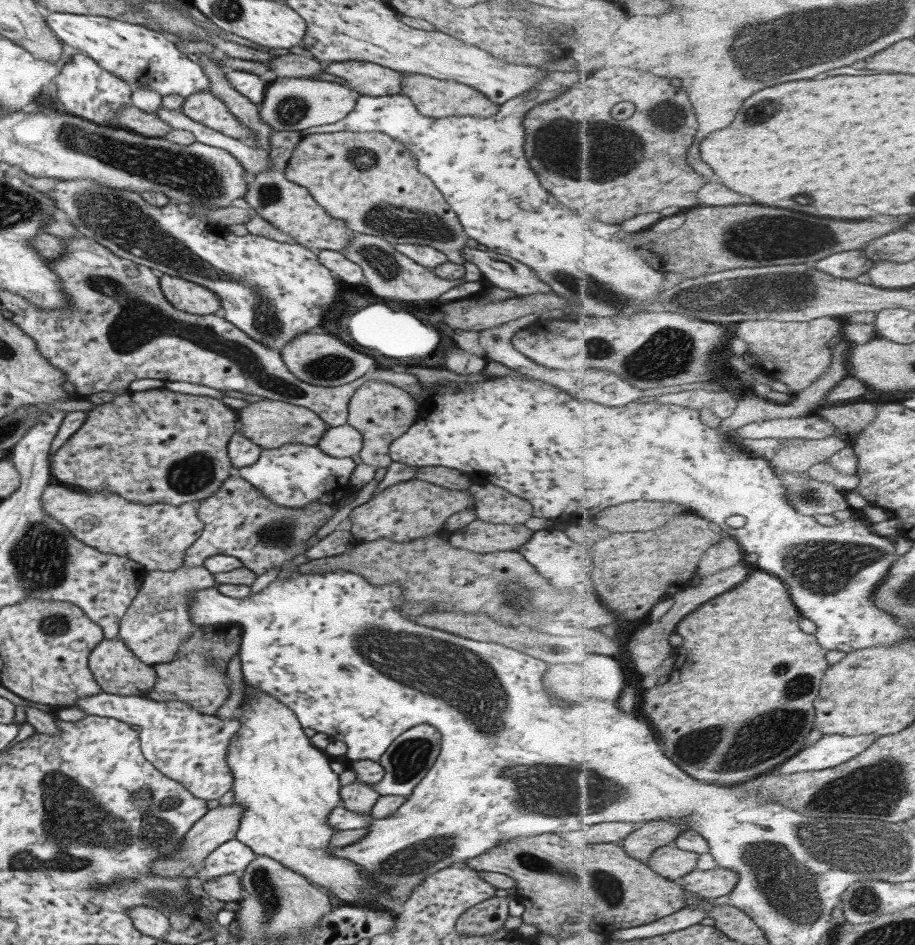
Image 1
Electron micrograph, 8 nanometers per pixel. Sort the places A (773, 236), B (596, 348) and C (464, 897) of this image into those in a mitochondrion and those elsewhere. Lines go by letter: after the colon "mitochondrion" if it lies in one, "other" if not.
A: mitochondrion
B: mitochondrion
C: other

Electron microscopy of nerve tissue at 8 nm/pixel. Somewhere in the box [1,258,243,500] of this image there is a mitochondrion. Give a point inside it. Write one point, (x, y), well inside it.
(190, 473)

